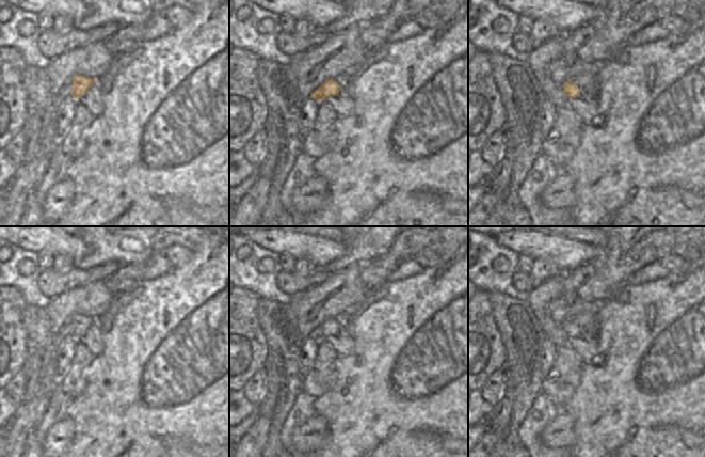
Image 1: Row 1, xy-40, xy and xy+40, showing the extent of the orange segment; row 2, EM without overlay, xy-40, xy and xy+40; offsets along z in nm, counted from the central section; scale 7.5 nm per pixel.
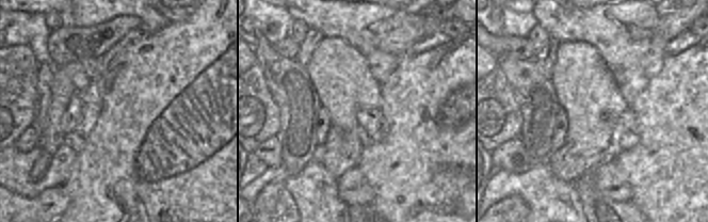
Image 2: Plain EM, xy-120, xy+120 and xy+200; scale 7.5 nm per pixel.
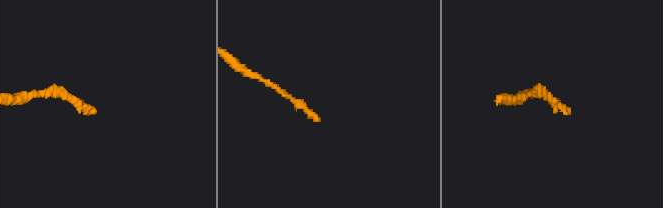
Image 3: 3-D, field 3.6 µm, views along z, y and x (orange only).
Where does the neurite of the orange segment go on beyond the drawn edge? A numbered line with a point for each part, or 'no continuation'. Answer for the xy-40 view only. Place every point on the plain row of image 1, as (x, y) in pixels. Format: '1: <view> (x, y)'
1: xy-40 (92, 339)

